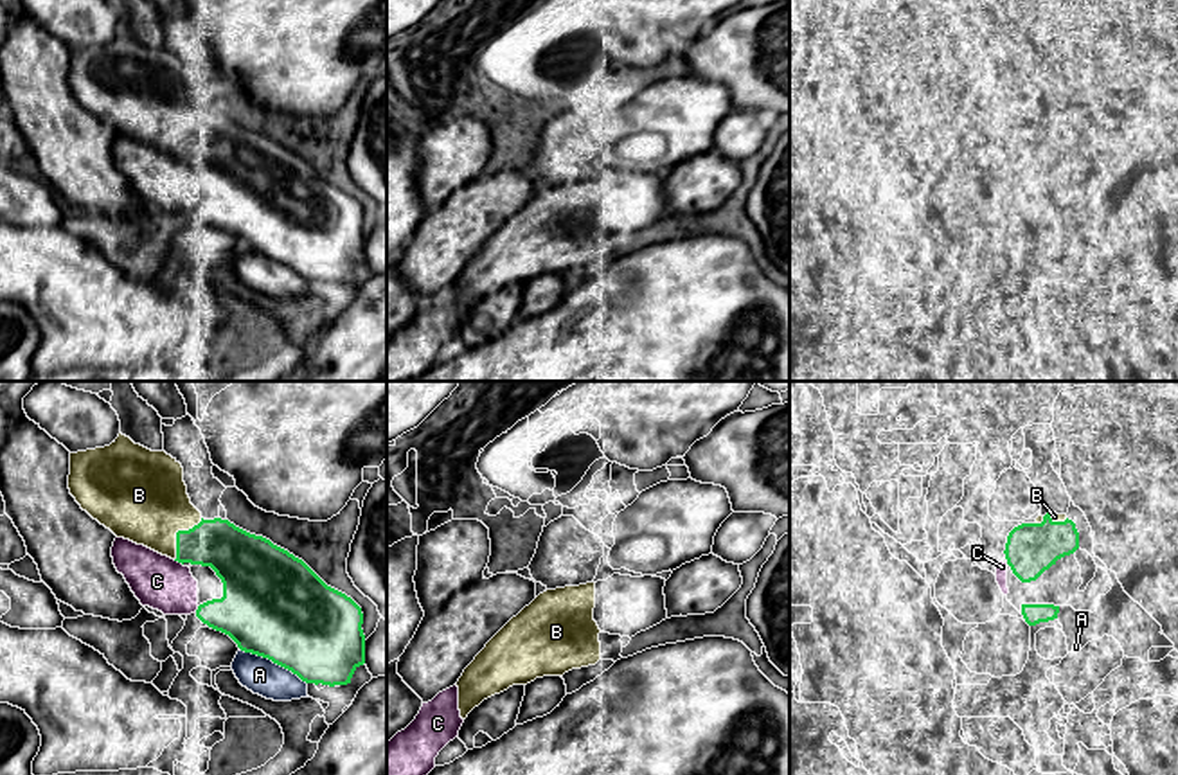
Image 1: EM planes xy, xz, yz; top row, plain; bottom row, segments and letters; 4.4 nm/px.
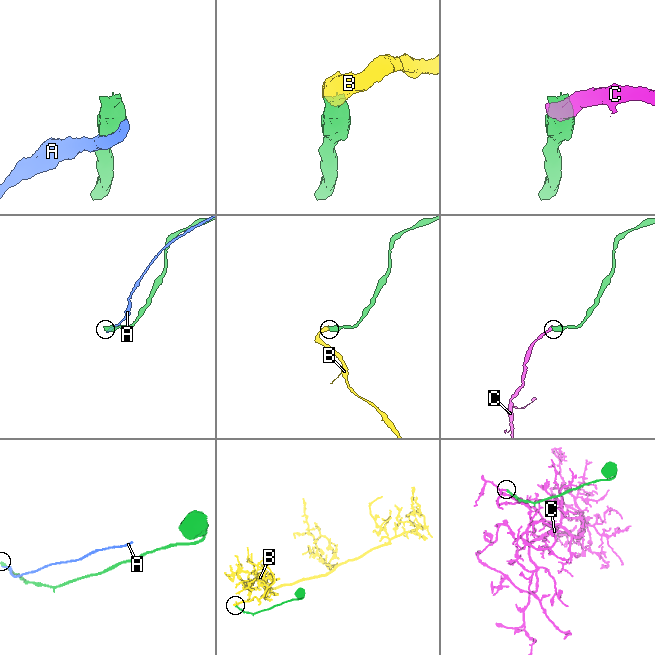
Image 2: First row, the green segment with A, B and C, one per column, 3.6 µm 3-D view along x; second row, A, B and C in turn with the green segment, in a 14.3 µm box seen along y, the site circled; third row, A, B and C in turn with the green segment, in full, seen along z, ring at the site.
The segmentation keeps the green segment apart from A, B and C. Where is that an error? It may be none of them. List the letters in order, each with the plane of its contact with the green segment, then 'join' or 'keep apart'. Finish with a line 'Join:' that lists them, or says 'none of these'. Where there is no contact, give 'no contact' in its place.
A: xy | keep apart
B: xy | join
C: xy | keep apart
Join: B

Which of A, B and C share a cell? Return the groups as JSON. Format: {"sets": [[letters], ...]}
{"sets": [["A"], ["B"], ["C"]]}

